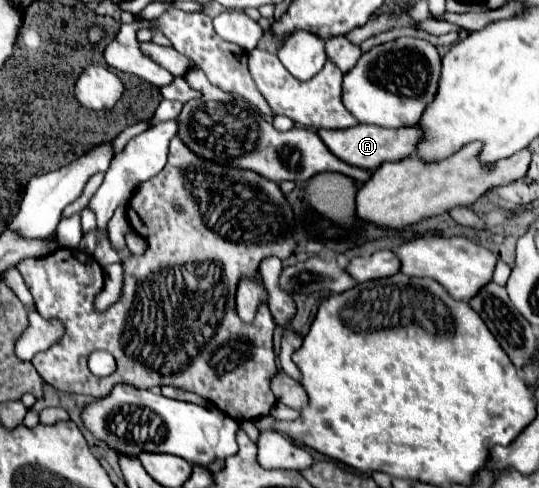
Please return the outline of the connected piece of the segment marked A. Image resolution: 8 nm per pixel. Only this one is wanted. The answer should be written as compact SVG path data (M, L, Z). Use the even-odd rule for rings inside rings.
M357 124L353 128L345 128L345 130L319 130L321 140L327 144L327 148L339 156L341 160L345 160L347 164L355 164L357 168L379 168L383 162L395 162L395 160L403 160L415 154L419 142L423 140L423 130L415 124L415 126L407 126L407 128L383 128L383 126L375 126L375 124Z

